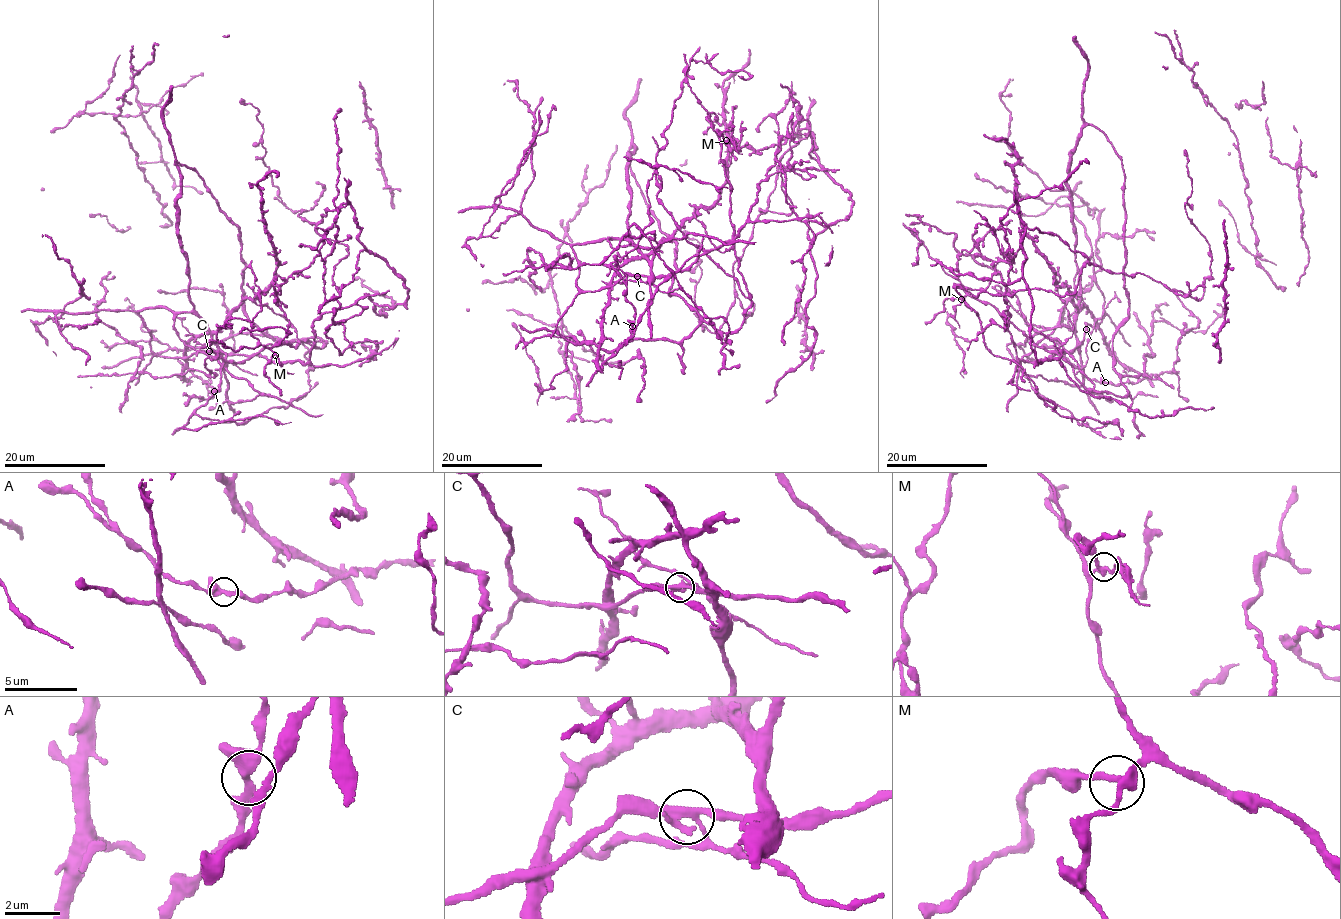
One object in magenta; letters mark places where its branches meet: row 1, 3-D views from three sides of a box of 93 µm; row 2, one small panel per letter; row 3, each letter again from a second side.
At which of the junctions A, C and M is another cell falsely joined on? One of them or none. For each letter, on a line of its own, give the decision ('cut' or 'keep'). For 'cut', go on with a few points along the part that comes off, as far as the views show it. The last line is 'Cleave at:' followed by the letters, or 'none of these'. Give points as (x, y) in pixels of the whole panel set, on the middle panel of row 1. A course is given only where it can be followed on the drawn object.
A: keep
C: cut | (637, 276), (639, 281), (610, 282), (611, 291)
M: keep
Cleave at: C

